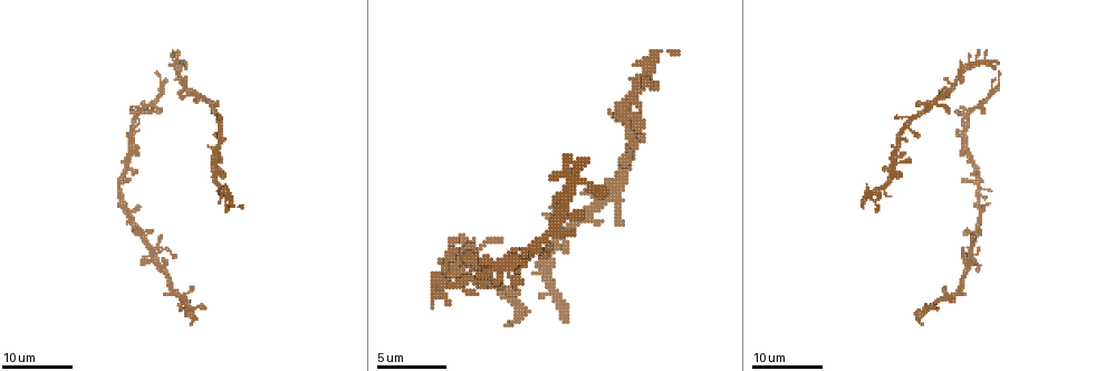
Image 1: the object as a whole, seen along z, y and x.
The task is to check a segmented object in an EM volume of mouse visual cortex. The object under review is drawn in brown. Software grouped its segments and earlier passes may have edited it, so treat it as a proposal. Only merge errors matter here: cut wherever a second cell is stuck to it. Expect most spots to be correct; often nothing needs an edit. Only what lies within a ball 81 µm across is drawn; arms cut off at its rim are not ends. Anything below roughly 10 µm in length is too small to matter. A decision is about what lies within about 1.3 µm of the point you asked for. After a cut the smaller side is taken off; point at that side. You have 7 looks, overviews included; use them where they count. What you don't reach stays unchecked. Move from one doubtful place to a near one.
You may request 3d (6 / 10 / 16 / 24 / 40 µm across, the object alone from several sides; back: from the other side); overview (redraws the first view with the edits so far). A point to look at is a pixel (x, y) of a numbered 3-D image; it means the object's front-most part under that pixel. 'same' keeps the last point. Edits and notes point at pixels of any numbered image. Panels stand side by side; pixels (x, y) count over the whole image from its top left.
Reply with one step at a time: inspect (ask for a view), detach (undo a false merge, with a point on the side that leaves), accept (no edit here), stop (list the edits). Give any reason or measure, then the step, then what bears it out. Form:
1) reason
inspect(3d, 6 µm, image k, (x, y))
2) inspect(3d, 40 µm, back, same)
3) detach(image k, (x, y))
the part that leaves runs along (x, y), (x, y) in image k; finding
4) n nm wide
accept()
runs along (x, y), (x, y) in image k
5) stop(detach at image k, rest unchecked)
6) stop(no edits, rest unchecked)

four-way junction
inspect(3d, 24 µm, image 1, (976, 65))

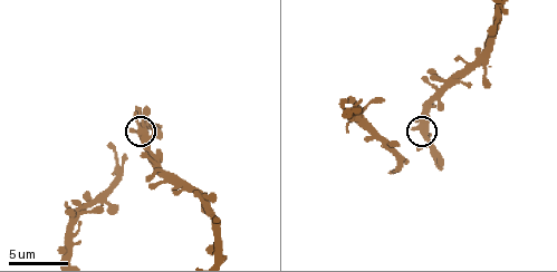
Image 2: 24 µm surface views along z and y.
closer look
inspect(3d, 10 µm, image 2, (425, 133))

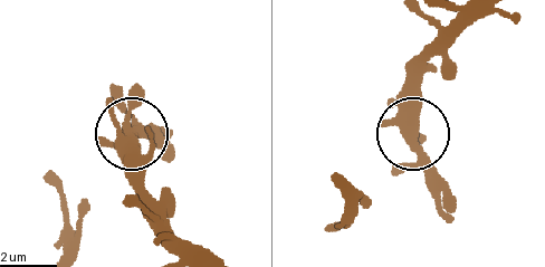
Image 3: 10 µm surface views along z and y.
inspect(3d, 10 µm, back, image 3, (411, 135))

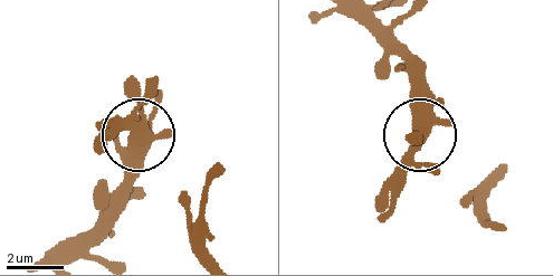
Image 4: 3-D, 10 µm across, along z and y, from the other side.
380 nm wide
accept()
continuous, no second cell

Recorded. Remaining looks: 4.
a fork
inspect(3d, 10 µm, image 2, (106, 196))

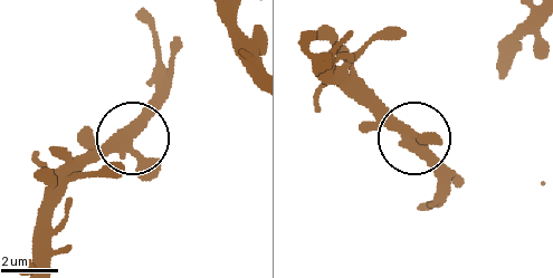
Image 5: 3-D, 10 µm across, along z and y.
340 nm wide
accept()
continuous, no second cell

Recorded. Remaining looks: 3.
narrows sharply
inspect(3d, 16 µm, image 1, (974, 183))

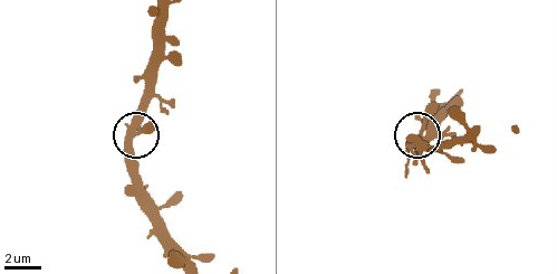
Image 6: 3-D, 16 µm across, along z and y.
inspect(3d, 6 µm, image 6, (137, 128))

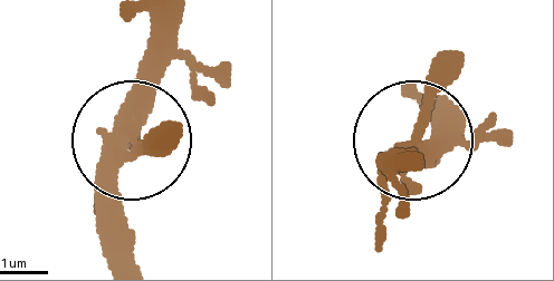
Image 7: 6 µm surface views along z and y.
accept()
runs along (449, 114), (393, 158) in image 7; one cell here

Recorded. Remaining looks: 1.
stop(no edits, rest unchecked)

